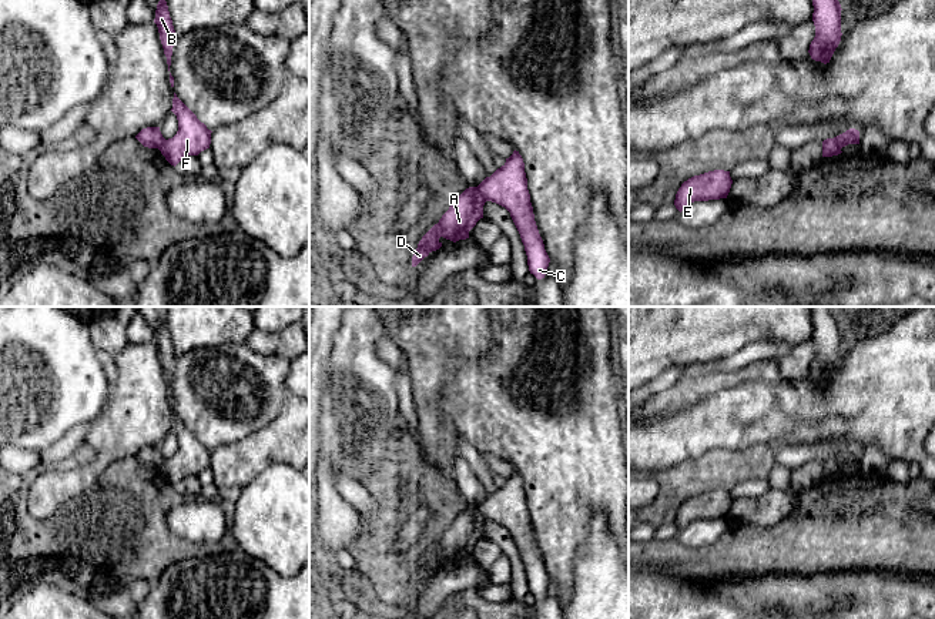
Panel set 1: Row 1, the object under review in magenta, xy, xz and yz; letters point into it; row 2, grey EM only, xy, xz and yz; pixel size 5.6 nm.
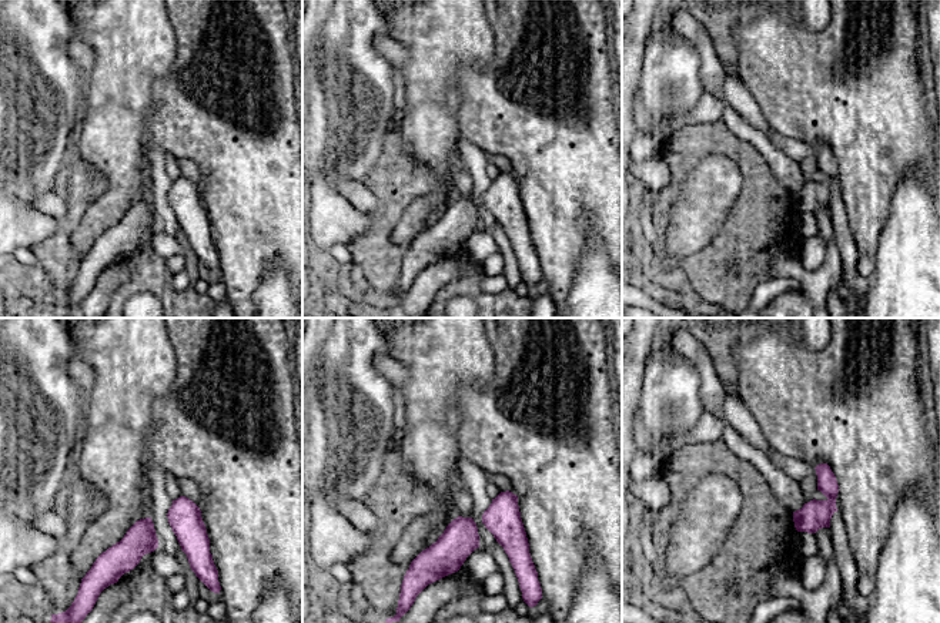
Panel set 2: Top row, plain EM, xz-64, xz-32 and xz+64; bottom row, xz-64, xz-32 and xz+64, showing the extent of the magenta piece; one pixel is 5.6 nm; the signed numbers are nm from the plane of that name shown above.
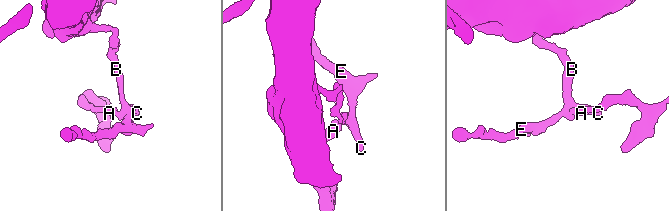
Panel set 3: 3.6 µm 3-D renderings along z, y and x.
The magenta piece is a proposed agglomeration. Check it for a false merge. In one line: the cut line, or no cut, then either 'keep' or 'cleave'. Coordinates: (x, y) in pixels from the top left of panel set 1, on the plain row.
cut xz (475, 507), (486, 519); cleave

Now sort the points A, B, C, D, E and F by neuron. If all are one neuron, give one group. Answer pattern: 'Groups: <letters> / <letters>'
Groups: A D / B C E F

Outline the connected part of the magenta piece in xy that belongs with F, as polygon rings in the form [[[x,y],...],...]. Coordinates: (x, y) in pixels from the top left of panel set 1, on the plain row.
[[[174,412],[171,431],[177,435],[178,451],[172,458],[164,459],[158,468],[171,485],[177,485],[188,475],[198,475],[210,468],[211,449]]]

